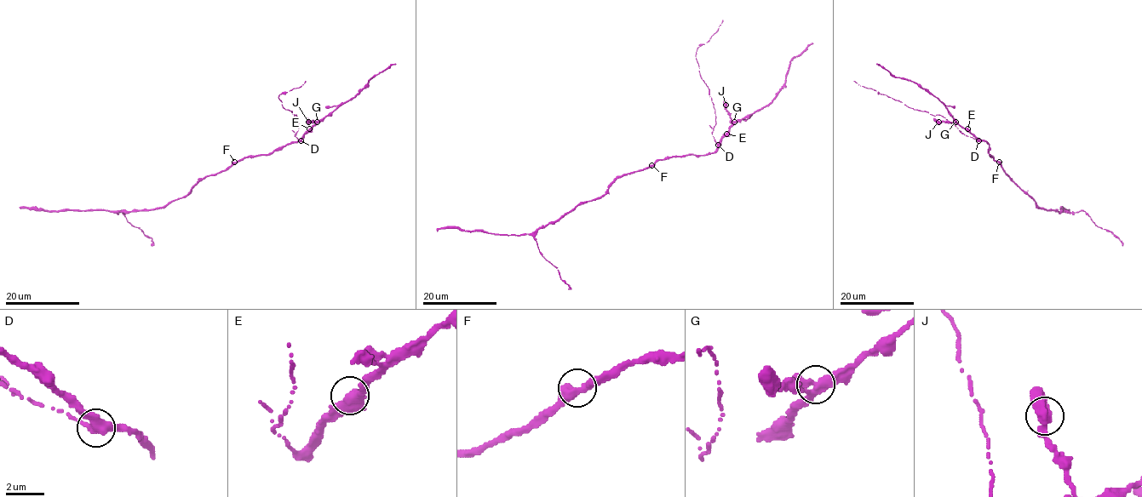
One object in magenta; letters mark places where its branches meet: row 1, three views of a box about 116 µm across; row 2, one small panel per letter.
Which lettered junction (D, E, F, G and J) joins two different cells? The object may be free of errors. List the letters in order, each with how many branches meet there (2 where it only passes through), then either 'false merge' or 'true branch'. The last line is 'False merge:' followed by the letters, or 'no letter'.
D: 3 | false merge
E: 3 | true branch
F: 2 | true branch
G: 4 | true branch
J: 2 | true branch
False merge: D

